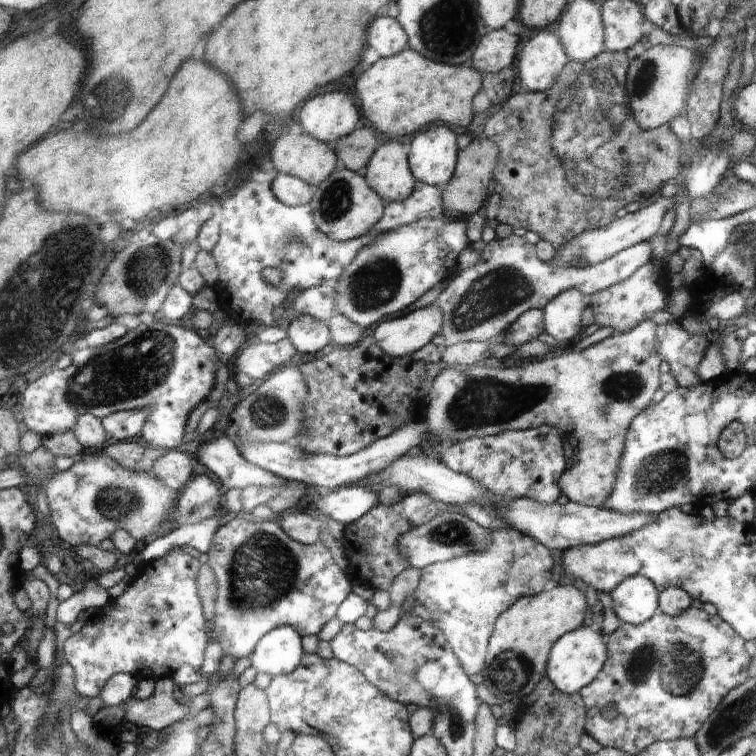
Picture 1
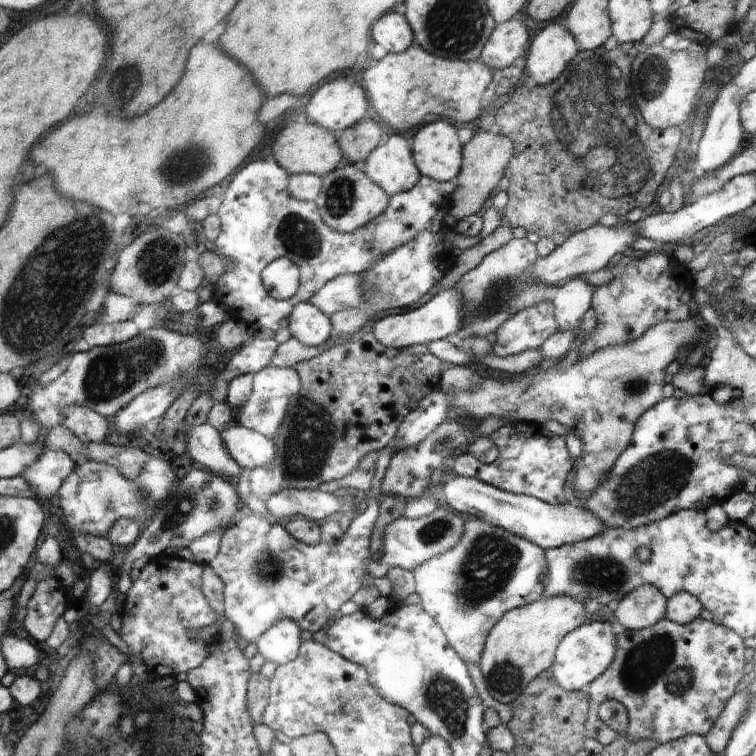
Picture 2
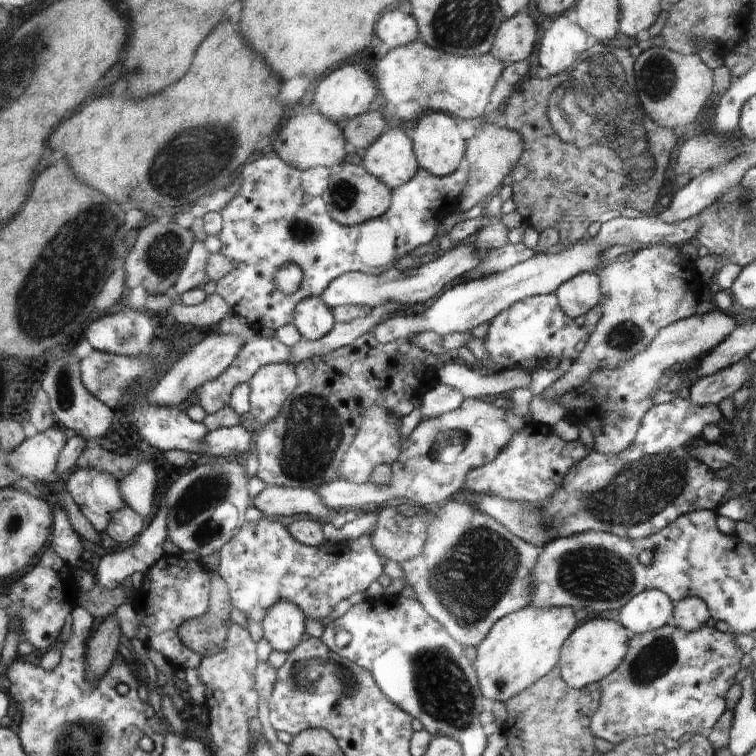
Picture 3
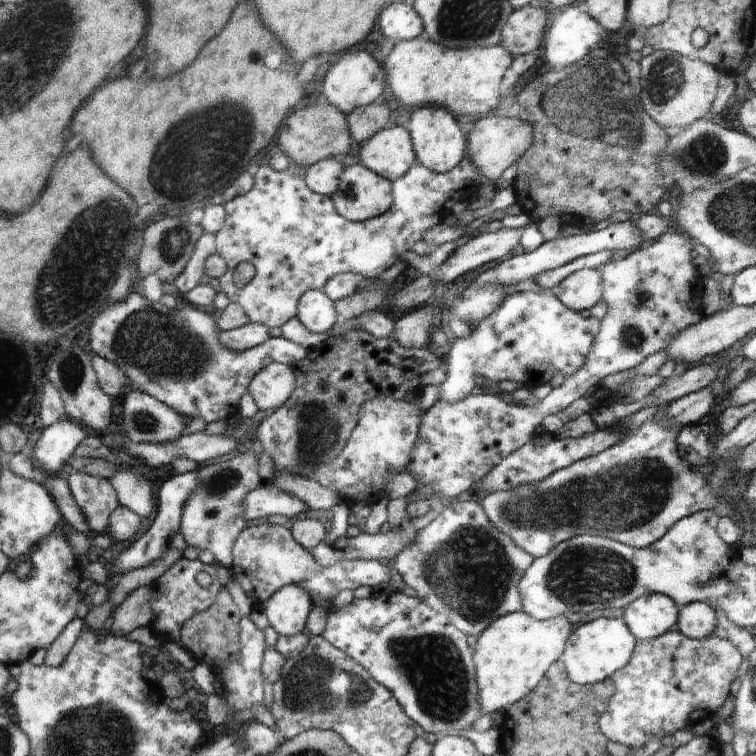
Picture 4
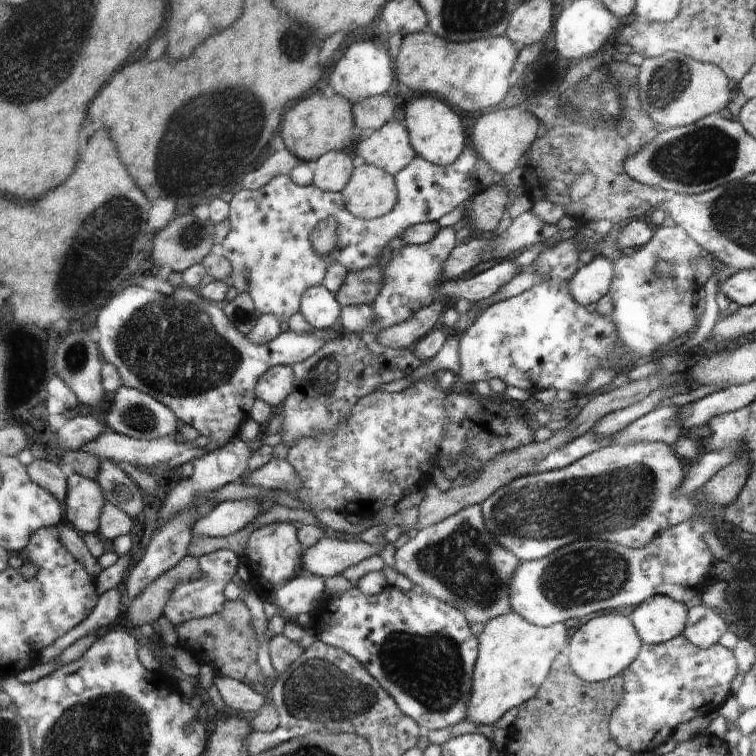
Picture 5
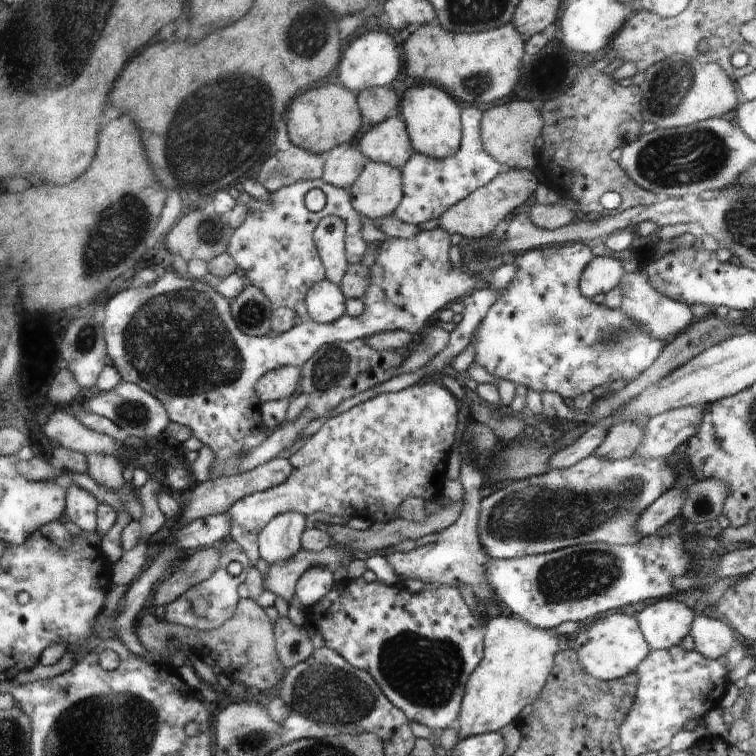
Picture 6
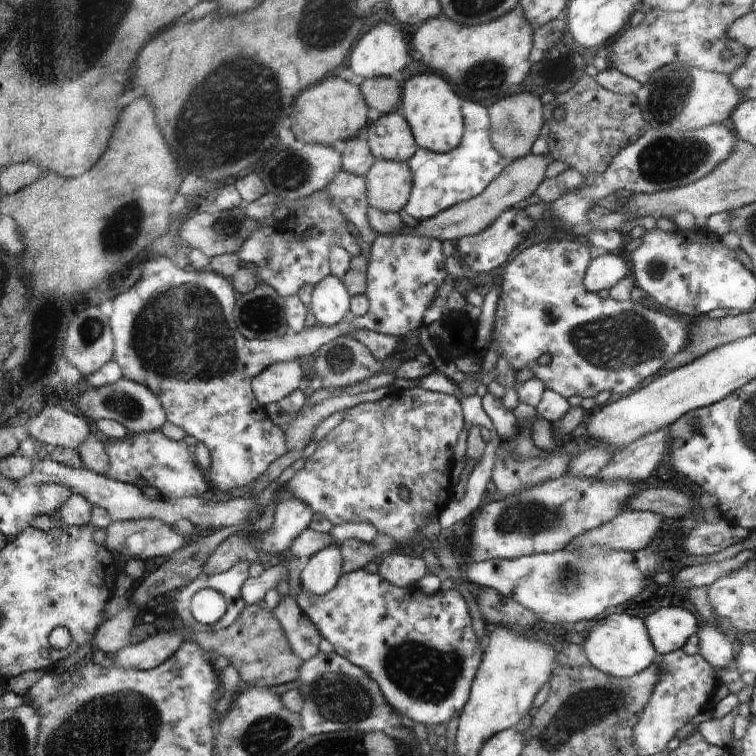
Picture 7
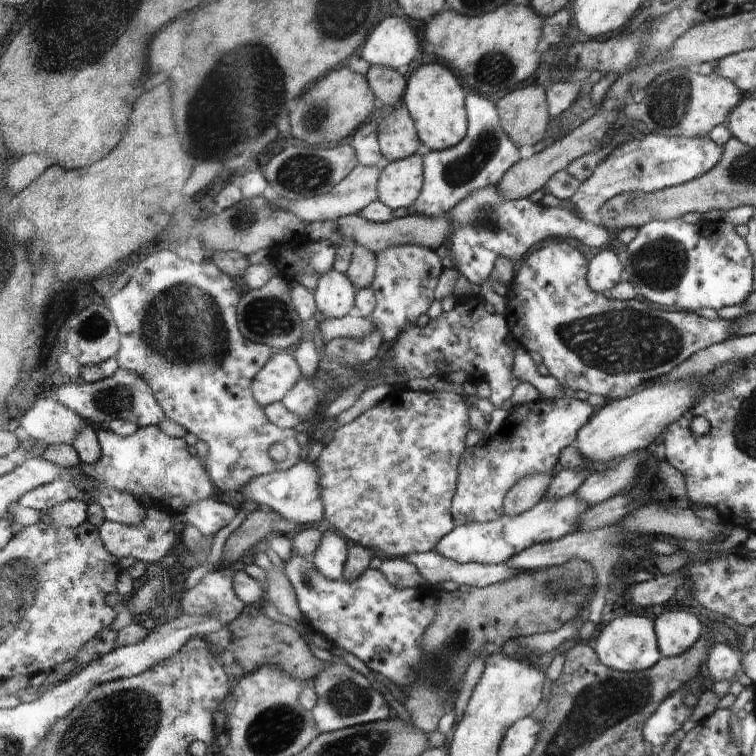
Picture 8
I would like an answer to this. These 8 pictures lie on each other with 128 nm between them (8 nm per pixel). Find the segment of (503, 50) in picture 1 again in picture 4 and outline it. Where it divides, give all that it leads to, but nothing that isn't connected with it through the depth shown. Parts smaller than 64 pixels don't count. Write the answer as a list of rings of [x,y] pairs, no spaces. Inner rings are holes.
[[[520,8],[509,15],[508,23],[501,33],[500,46],[504,46],[512,56],[534,53],[544,40],[546,12],[542,8]]]

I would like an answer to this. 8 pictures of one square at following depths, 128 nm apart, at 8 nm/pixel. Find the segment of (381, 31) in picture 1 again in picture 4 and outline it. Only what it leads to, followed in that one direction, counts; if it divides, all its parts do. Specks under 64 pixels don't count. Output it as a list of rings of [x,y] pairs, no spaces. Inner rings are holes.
[[[394,2],[386,12],[382,12],[382,32],[388,38],[398,38],[398,40],[410,40],[422,34],[424,24],[416,10],[404,2]]]

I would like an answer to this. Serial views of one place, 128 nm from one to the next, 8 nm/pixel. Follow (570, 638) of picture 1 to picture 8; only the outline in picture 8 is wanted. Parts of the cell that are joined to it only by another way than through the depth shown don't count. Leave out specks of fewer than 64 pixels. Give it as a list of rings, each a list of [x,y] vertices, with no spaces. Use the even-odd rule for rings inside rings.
[[[622,616],[606,626],[601,626],[594,636],[594,650],[602,663],[620,672],[645,671],[654,667],[662,659],[658,636],[654,634],[652,620],[644,616]]]

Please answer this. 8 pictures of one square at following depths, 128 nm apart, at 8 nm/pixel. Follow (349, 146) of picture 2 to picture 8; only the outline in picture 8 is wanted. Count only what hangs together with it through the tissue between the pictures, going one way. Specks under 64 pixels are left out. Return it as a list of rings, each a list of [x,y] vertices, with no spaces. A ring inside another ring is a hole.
[[[370,65],[365,74],[371,91],[381,100],[385,106],[394,106],[403,98],[407,81],[402,78],[399,70],[392,67]]]

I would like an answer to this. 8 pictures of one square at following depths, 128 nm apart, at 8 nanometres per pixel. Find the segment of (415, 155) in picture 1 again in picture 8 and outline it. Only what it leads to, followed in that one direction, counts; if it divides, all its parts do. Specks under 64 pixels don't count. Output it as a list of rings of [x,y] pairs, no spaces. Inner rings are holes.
[[[436,60],[432,64],[422,64],[410,80],[403,94],[404,106],[417,127],[425,150],[444,151],[457,146],[466,136],[466,111],[464,108],[464,92],[456,80],[456,76]]]

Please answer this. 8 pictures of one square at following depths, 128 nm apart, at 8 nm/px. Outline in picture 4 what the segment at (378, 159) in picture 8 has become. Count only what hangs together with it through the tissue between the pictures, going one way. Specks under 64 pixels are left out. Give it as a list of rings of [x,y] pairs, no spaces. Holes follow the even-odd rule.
[[[336,158],[320,160],[320,162],[306,168],[304,181],[313,192],[332,195],[332,192],[338,188],[342,170],[341,161]]]

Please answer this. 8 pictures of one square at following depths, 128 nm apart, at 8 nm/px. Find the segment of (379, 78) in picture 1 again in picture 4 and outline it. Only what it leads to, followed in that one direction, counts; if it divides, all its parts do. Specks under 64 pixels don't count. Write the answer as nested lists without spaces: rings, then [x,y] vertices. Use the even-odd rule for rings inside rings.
[[[424,38],[402,40],[386,58],[386,72],[390,72],[390,90],[402,104],[410,106],[444,106],[457,114],[492,114],[500,102],[500,84],[504,72],[510,68],[512,54],[496,44],[488,48],[450,50]]]

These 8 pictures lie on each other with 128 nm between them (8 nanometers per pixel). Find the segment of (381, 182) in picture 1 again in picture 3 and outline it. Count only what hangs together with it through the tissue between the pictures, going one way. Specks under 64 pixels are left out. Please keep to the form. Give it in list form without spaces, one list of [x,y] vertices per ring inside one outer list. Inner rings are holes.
[[[399,127],[388,129],[379,139],[370,144],[361,156],[363,167],[378,180],[384,181],[391,190],[408,183],[420,170],[420,162],[413,148],[413,139]]]

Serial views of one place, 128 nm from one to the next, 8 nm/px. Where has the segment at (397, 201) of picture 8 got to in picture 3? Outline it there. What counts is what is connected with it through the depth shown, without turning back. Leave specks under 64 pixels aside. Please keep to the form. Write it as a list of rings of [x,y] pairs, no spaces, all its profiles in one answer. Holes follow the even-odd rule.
[[[346,164],[332,172],[329,186],[322,194],[329,215],[343,225],[357,225],[367,220],[377,219],[385,214],[392,204],[392,190],[378,180],[363,165]]]

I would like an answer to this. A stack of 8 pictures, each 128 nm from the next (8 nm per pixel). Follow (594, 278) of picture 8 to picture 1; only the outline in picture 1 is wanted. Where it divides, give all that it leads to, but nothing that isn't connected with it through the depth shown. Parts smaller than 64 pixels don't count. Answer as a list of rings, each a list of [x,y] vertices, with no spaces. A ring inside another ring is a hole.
[[[562,292],[542,310],[543,332],[568,347],[583,332],[581,317],[586,306],[582,292]]]

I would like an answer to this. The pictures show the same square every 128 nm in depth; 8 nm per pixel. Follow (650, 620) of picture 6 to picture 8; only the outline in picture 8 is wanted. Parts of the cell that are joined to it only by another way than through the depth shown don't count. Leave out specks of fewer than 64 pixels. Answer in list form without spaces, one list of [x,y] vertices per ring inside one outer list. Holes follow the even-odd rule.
[[[668,611],[655,620],[662,657],[675,657],[684,654],[702,632],[702,624],[690,612]]]

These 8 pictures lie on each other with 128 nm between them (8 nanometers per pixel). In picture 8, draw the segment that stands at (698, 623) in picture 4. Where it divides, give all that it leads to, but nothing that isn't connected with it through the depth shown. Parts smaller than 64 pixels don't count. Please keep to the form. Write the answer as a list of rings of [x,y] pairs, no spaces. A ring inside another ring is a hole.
[[[722,639],[716,641],[709,650],[707,666],[717,681],[730,680],[741,668],[741,655]]]

